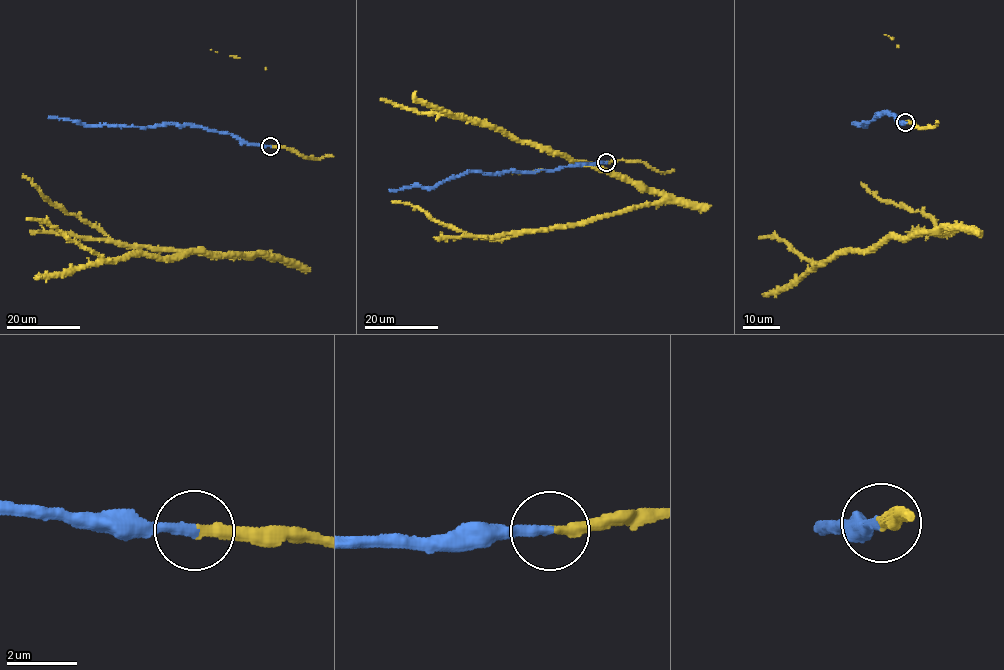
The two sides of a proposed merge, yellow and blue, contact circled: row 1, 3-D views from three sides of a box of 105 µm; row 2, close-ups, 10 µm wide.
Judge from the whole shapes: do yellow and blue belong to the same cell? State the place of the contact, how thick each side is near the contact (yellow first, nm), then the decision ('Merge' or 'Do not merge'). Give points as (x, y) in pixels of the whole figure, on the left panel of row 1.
Place: (270, 146). Thickness 320 nm (yellow) against 320 nm. Merge

